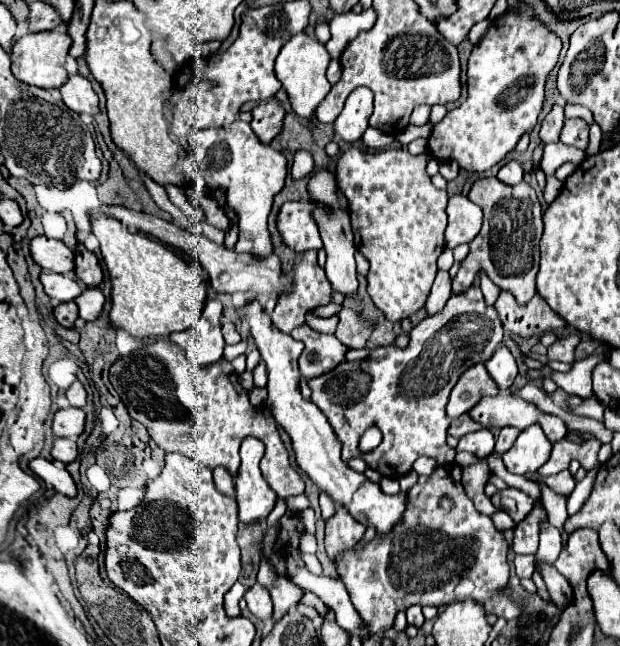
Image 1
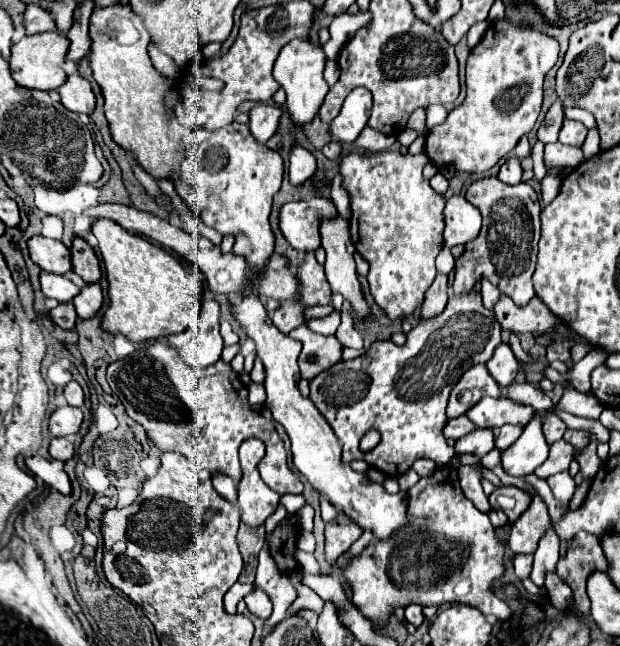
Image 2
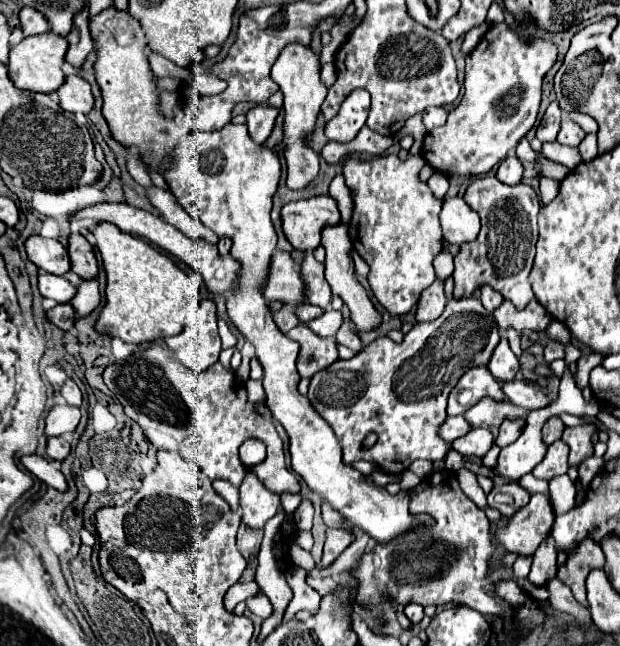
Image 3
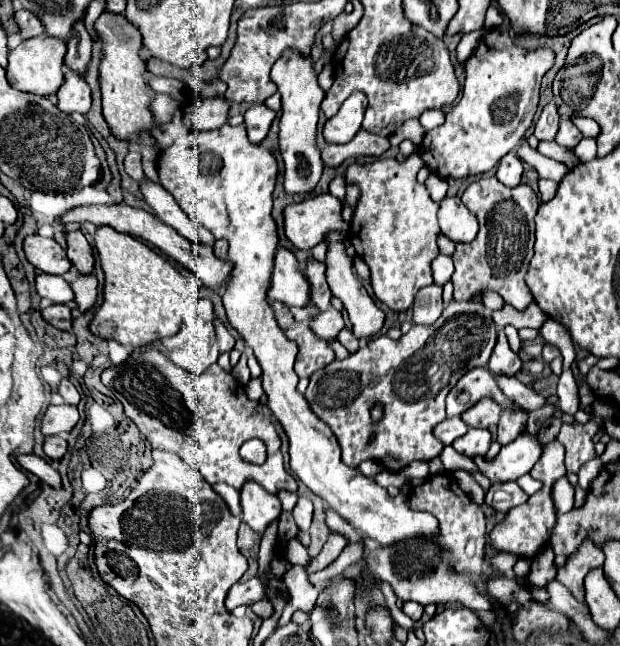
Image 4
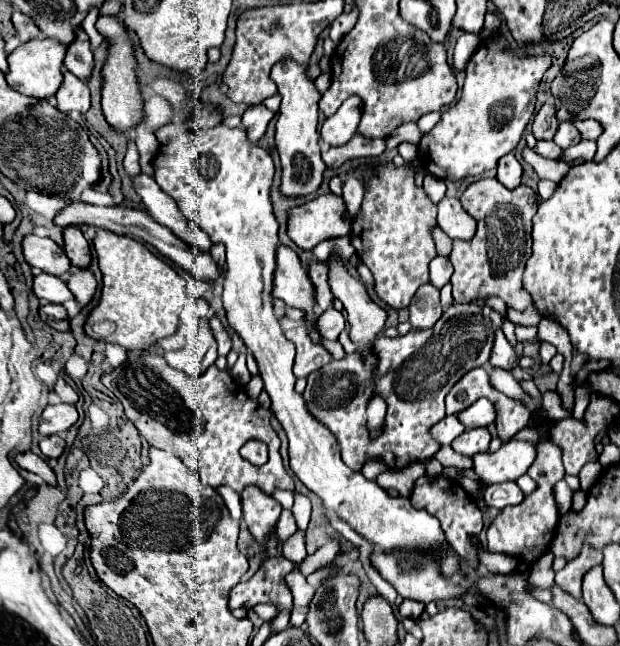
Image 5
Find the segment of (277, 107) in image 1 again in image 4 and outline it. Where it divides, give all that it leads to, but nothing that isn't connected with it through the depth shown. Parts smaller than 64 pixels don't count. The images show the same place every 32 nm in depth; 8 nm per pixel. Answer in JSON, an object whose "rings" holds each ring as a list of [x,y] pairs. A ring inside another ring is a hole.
{"rings":[[[254,104],[254,106],[250,106],[246,110],[246,114],[244,114],[244,126],[248,130],[250,142],[258,144],[268,134],[268,128],[270,128],[274,116],[276,116],[276,112],[266,108],[264,104]]]}

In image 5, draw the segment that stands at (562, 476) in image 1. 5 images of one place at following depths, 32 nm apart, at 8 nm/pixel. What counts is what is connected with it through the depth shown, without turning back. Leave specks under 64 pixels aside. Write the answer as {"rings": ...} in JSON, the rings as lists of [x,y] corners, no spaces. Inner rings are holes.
{"rings":[[[560,480],[560,484],[556,484],[554,492],[556,492],[556,502],[560,504],[560,512],[564,514],[572,506],[572,490],[566,486],[564,480]]]}

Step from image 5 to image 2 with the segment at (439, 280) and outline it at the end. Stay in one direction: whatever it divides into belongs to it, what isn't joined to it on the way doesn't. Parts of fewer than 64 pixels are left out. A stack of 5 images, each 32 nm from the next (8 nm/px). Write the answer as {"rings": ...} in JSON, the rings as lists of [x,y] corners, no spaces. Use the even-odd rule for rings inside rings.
{"rings":[[[444,246],[442,252],[438,254],[438,258],[436,258],[436,270],[440,274],[450,274],[454,270],[454,256],[450,254],[448,246]]]}

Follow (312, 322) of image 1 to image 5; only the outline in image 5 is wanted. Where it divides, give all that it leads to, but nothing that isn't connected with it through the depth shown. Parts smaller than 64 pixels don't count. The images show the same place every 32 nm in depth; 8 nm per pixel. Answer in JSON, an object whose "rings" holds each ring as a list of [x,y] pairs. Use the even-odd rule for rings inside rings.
{"rings":[[[328,308],[324,314],[320,314],[320,318],[316,322],[316,328],[324,338],[338,340],[338,336],[346,330],[346,322],[336,308]]]}

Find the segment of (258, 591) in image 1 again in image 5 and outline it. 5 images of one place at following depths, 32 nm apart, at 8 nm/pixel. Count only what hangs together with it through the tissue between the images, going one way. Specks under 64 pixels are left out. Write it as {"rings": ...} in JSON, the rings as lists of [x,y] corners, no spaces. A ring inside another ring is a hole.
{"rings":[[[258,604],[256,608],[254,608],[254,612],[264,620],[264,622],[270,622],[272,618],[276,618],[278,616],[278,608],[276,606],[272,606],[272,604]]]}

